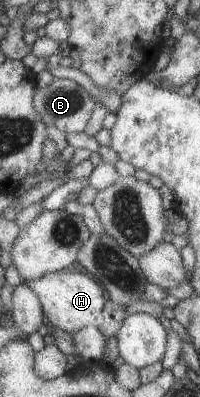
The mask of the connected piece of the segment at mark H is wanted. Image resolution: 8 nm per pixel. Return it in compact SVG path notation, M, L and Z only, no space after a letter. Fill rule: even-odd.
M65 269L61 272L45 274L38 280L27 280L27 283L41 298L46 325L49 328L61 328L73 334L89 326L101 325L104 307L109 297L105 288L91 274L74 273L71 269Z

